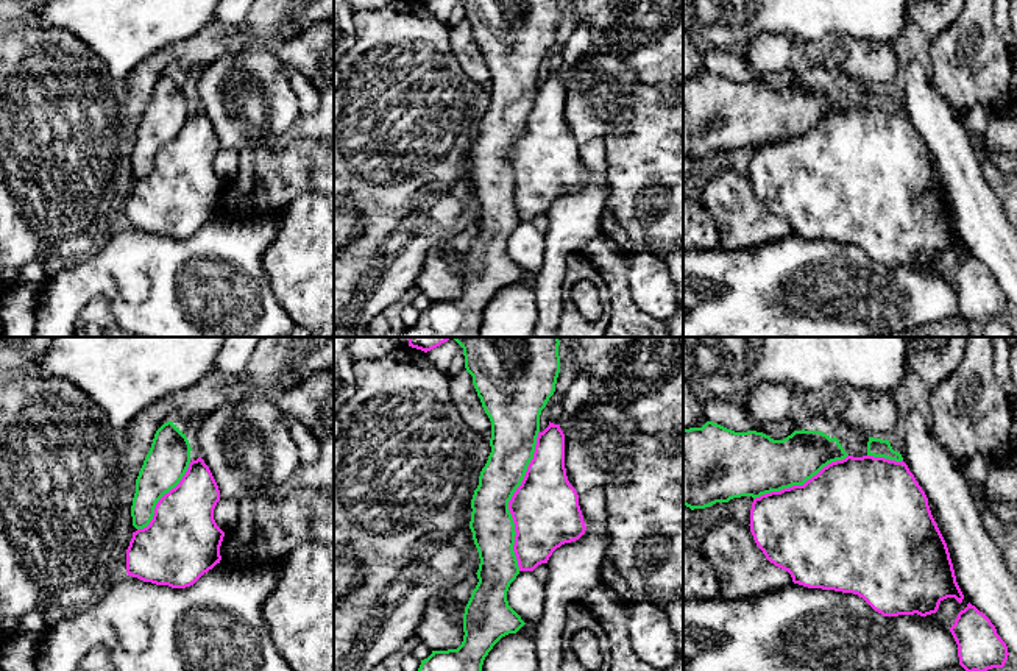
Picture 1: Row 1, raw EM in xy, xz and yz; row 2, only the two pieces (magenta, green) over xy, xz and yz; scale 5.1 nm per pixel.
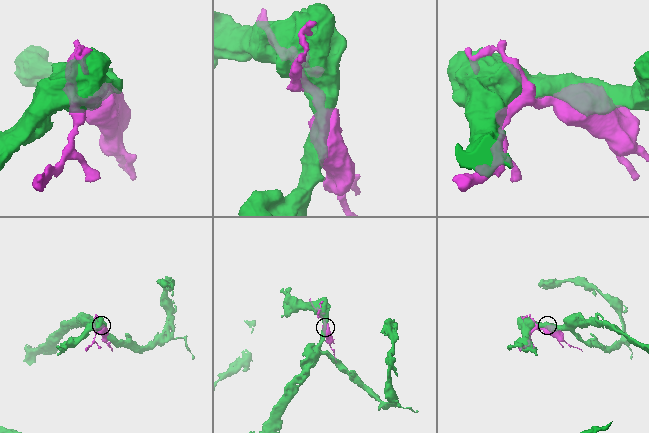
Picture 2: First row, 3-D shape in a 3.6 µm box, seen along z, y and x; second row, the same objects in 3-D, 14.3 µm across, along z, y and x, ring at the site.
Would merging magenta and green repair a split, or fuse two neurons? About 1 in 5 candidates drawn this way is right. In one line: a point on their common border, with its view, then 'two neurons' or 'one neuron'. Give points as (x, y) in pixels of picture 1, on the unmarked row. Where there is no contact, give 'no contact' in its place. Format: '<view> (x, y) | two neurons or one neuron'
xz (509, 152) | two neurons

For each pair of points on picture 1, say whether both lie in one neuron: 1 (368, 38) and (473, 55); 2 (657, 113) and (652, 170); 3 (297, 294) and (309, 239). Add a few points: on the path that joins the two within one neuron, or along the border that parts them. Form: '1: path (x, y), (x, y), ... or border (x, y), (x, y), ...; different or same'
1: border (450, 30), (450, 52), (473, 81); different
2: path (657, 127), (657, 156); same
3: path (309, 280), (309, 253); same

